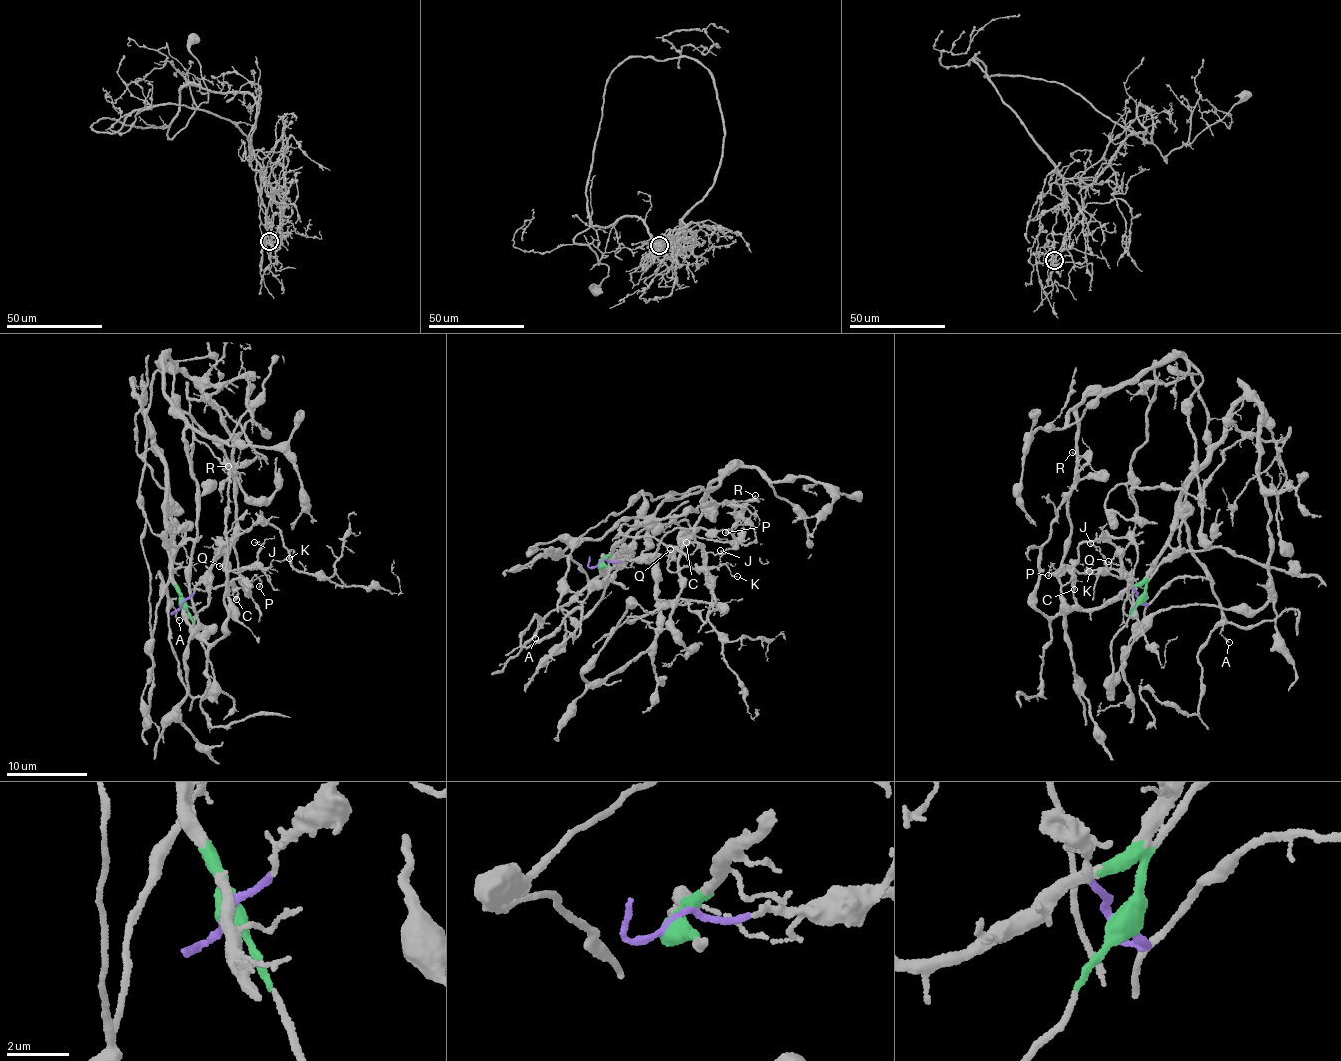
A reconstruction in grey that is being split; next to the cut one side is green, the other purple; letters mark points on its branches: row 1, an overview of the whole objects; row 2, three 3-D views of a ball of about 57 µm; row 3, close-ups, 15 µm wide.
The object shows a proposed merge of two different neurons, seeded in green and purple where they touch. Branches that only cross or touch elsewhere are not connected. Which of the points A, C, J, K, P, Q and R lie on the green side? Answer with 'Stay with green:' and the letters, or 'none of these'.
Stay with green: A, R

